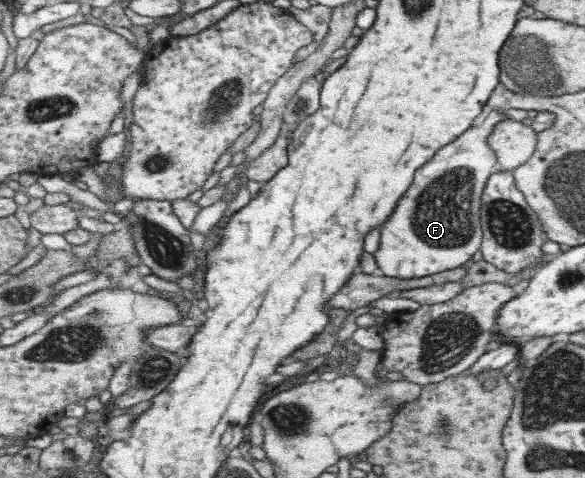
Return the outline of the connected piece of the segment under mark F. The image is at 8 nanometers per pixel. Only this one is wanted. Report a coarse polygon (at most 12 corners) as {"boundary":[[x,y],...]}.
{"boundary":[[493,110],[444,147],[384,226],[380,273],[459,268],[482,240]]}

